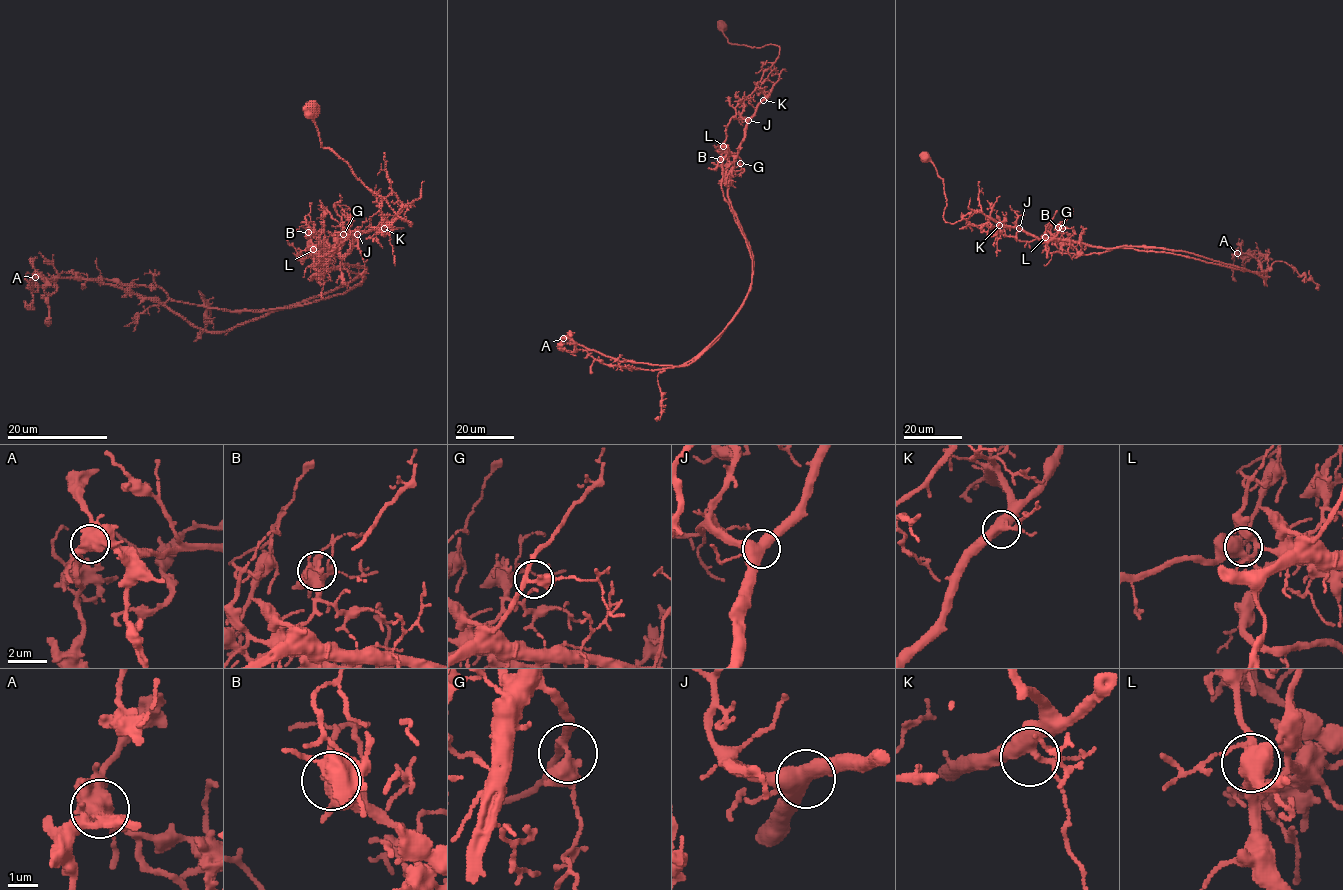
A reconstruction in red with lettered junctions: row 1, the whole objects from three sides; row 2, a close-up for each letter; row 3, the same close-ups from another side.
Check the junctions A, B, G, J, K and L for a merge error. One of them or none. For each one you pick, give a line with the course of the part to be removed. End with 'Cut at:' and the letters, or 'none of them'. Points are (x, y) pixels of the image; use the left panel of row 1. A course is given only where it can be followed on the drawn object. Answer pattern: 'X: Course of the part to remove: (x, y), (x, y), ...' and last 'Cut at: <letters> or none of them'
A: Course of the part to remove: (35, 277), (96, 279), (227, 331), (362, 272), (322, 264), (410, 204), (395, 215), (378, 210)
Cut at: A

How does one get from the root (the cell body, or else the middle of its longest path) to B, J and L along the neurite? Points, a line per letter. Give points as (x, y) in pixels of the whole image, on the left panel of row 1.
B: (313, 111), (321, 145), (411, 225), (396, 218), (381, 229), (344, 232), (353, 239), (343, 255), (308, 232)
J: (313, 111), (321, 145), (332, 148), (366, 186), (411, 224), (396, 218), (381, 229), (344, 232), (357, 234)
L: (313, 111), (321, 145), (411, 224), (396, 218), (381, 229), (352, 232), (327, 255), (313, 249)

